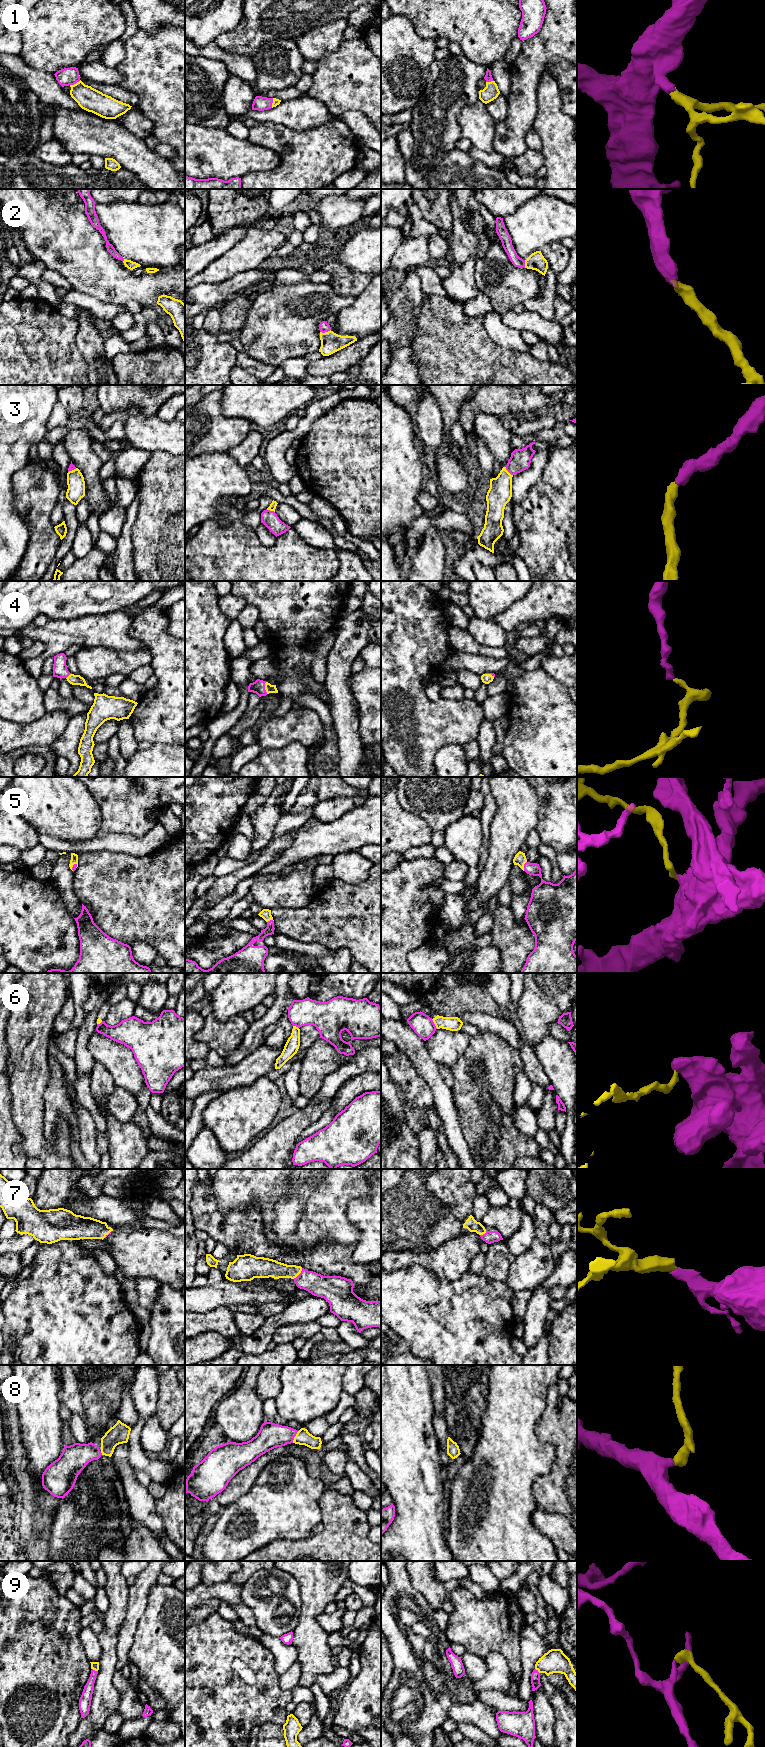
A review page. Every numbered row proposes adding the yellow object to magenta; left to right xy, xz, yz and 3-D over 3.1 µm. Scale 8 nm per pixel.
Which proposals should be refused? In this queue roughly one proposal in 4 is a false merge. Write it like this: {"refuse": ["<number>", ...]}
{"refuse": ["6"]}

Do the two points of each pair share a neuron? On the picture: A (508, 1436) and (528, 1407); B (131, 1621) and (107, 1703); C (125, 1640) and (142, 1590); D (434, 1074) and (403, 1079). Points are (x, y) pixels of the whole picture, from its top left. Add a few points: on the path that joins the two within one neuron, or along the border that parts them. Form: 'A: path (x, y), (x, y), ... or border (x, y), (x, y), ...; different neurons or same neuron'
A: path (509, 1429), (509, 1426), (521, 1414); same neuron
B: border (117, 1646), (116, 1670); different neurons
C: path (128, 1628), (137, 1602); same neuron
D: border (407, 1056), (416, 1072), (429, 1086), (433, 1096); different neurons

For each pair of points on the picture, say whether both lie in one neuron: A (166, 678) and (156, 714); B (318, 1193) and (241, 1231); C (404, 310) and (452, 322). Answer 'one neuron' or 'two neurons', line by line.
A: one neuron
B: two neurons
C: two neurons

